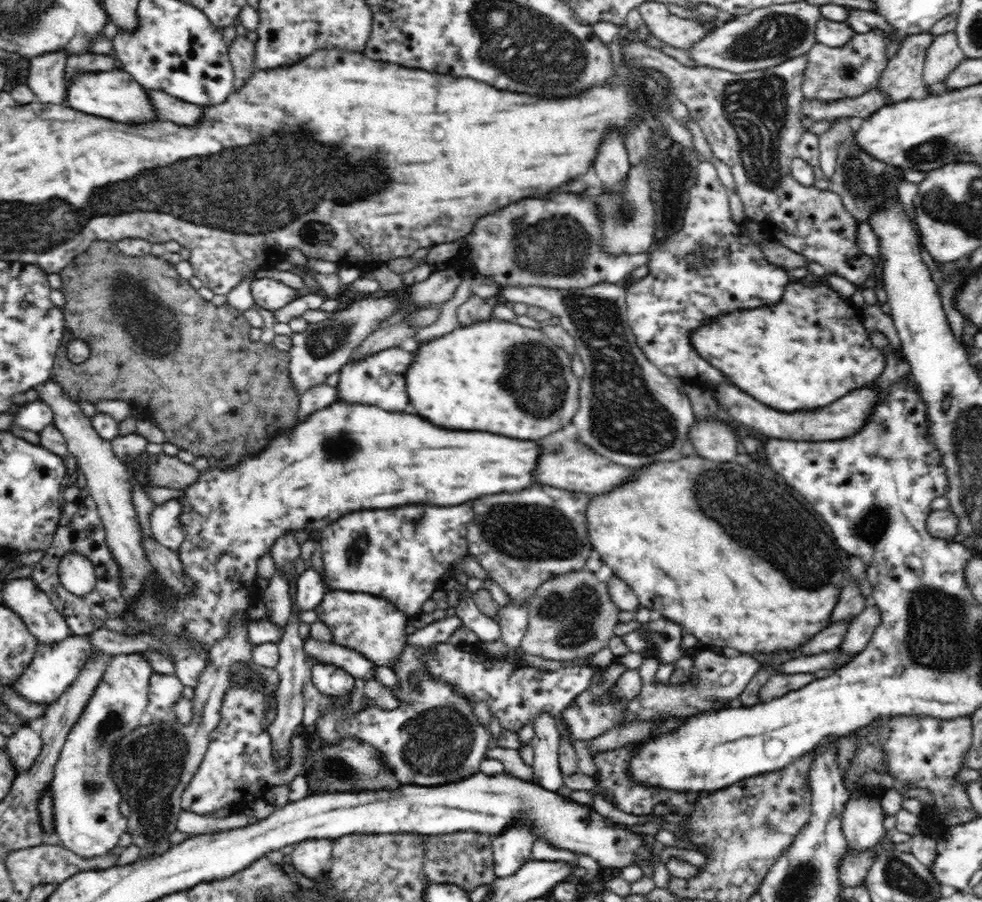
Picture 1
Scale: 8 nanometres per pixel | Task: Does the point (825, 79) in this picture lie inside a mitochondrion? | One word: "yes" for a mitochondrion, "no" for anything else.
yes

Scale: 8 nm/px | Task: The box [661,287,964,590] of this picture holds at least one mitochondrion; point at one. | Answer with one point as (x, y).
(871, 526)

